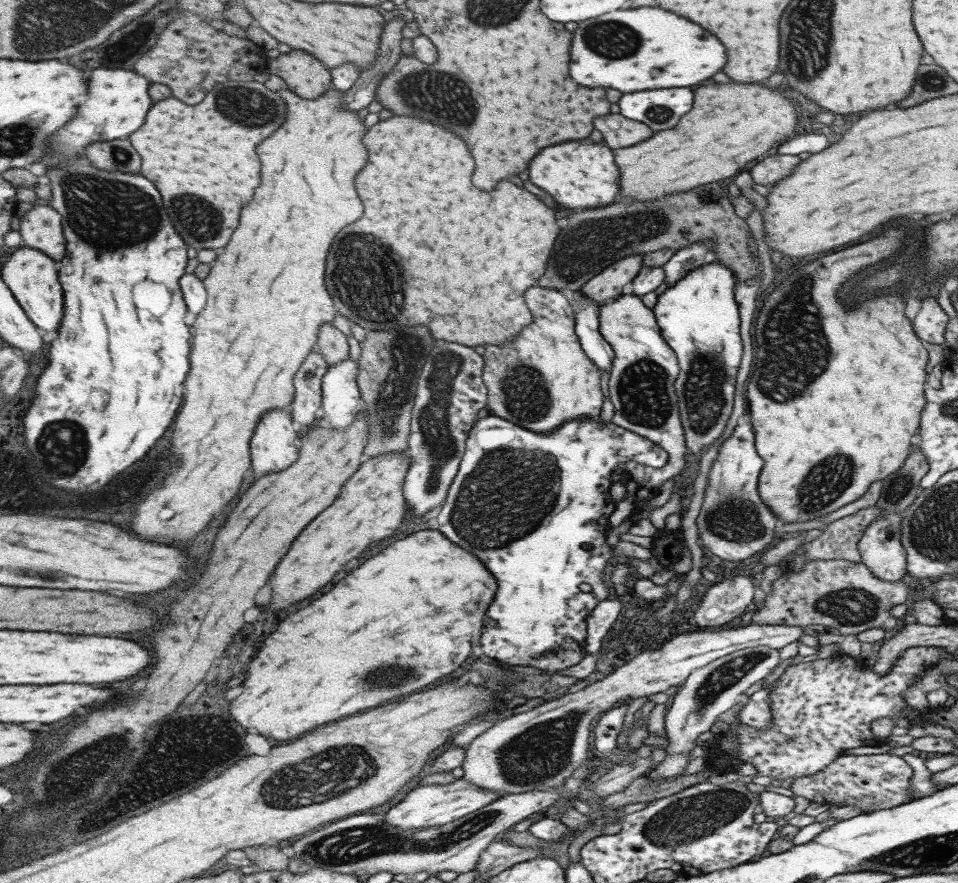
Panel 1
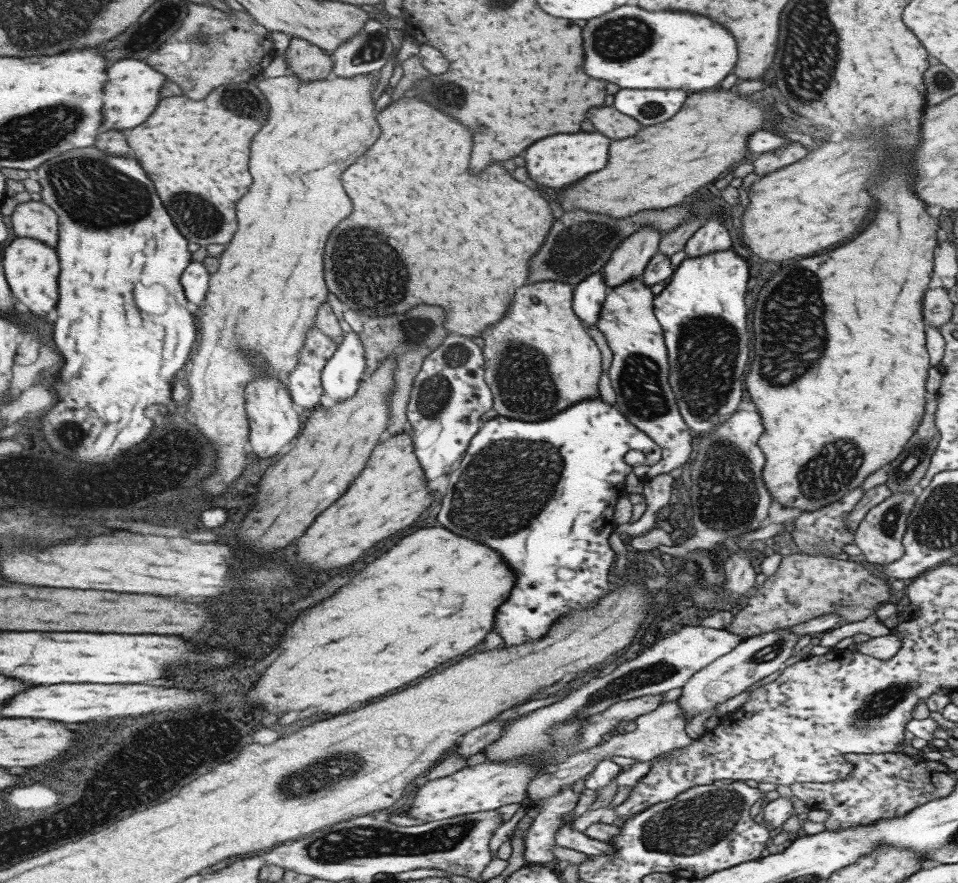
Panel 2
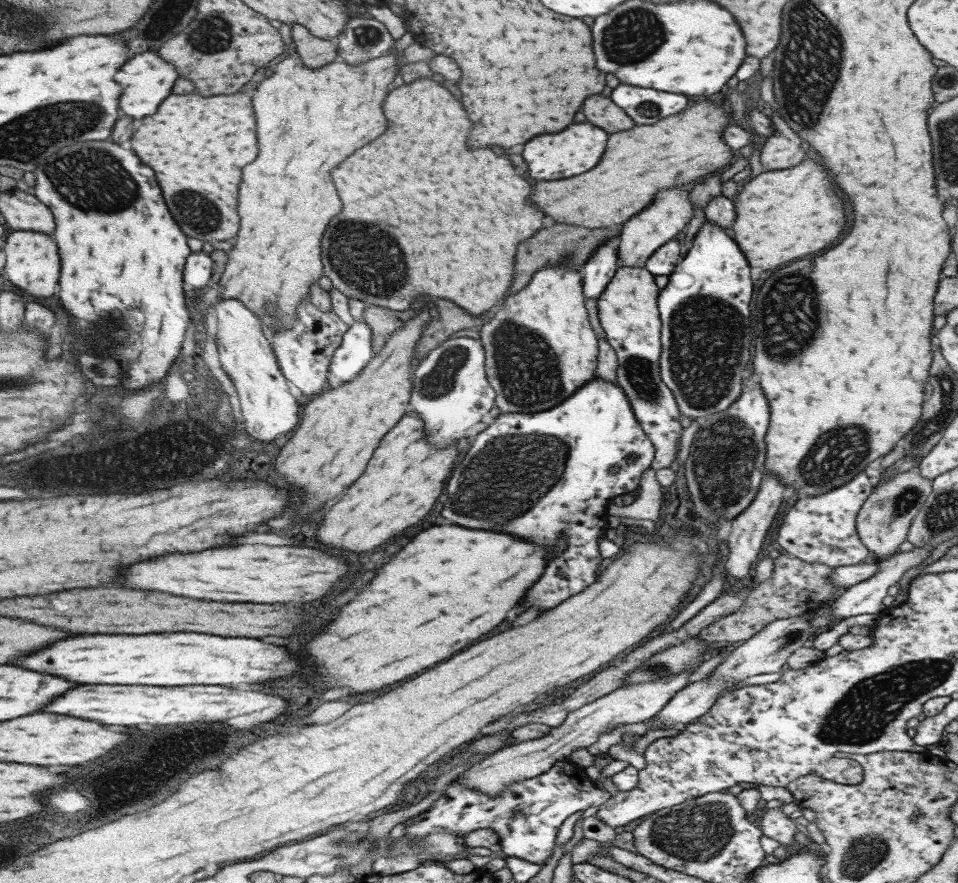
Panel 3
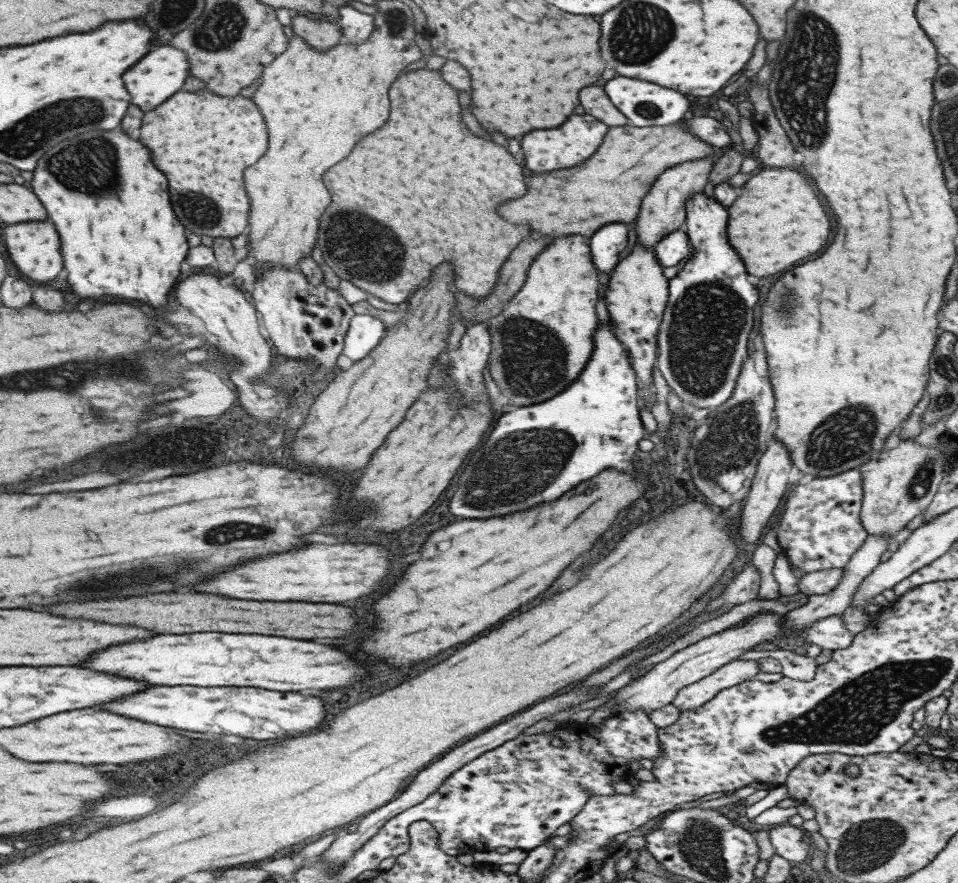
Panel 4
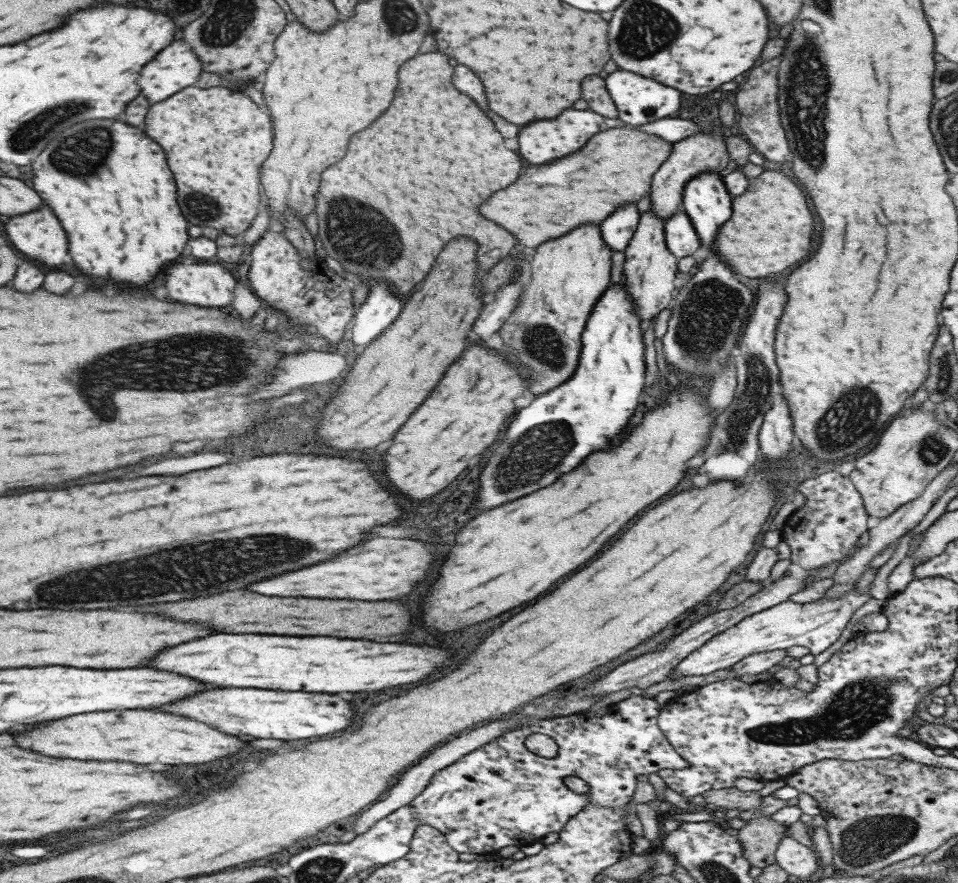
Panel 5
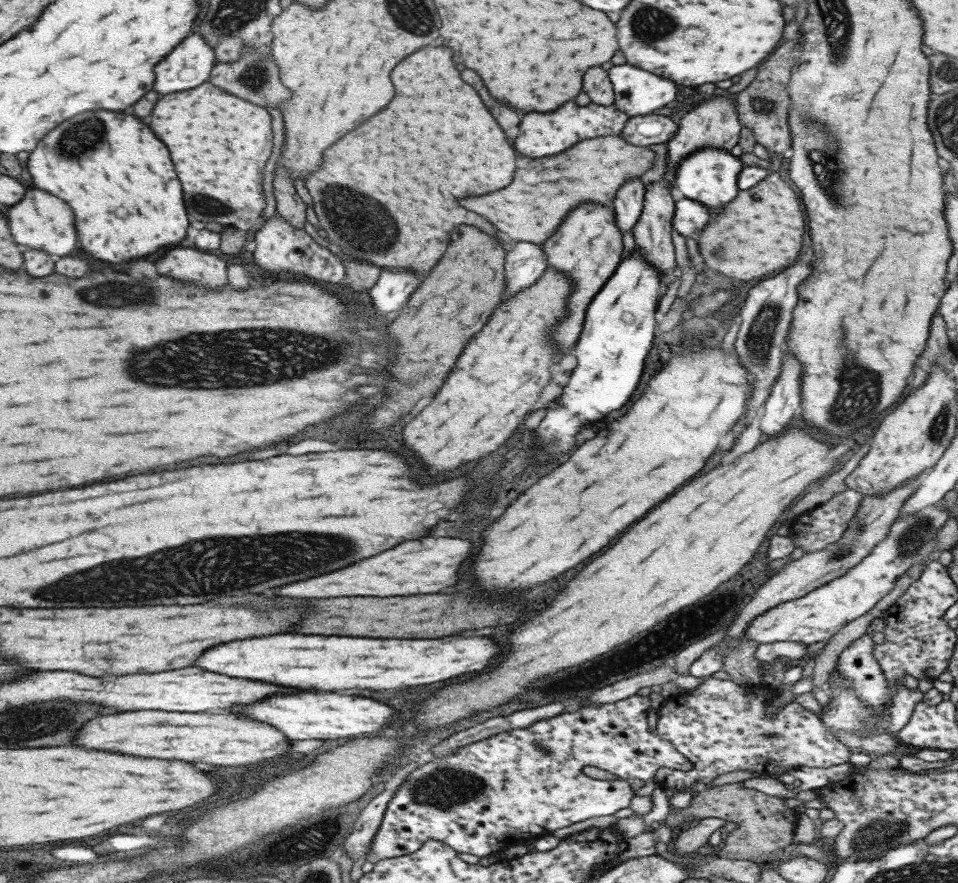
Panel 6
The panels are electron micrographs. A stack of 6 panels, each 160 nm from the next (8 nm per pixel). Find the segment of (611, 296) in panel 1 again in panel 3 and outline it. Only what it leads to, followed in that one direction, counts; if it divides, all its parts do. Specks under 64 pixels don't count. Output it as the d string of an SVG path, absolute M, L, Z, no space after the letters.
M681 185L673 190L663 190L657 198L648 204L645 209L630 216L623 225L619 226L617 237L617 262L619 267L644 267L651 254L665 245L670 239L688 225L693 215L690 201L691 185Z

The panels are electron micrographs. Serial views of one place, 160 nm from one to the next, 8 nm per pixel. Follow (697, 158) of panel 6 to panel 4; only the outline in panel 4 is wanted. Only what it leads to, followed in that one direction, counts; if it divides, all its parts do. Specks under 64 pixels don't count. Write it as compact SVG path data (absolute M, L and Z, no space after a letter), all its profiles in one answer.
M703 191L689 197L685 209L685 235L690 246L689 260L677 271L675 277L668 280L667 302L656 334L658 346L657 370L666 385L677 395L684 405L698 409L713 410L723 404L730 396L737 375L747 358L747 336L753 326L753 306L759 300L757 288L747 282L747 274L739 256L731 250L725 236L727 212L714 199Z

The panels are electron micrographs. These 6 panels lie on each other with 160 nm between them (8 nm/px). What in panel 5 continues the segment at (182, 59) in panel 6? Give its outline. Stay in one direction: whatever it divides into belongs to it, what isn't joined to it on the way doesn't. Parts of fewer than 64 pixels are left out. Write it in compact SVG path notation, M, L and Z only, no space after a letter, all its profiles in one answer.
M175 40L161 52L157 52L149 64L143 66L143 70L137 78L137 86L141 88L141 96L145 96L151 102L159 102L159 100L165 100L167 96L179 92L181 88L191 86L199 78L199 74L201 74L201 64L195 58L195 54L189 50L189 46L185 46L183 40Z

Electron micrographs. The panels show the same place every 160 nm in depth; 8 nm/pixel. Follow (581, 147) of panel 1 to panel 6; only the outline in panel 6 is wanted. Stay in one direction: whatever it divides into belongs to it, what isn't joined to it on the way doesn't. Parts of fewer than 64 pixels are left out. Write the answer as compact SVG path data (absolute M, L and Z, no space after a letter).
M565 102L563 106L559 106L557 110L553 110L549 114L537 114L537 112L525 114L523 120L519 122L519 134L513 140L513 148L517 152L521 152L523 156L529 156L529 158L559 154L565 148L569 148L569 146L577 144L579 140L585 140L585 138L619 135L627 119L628 116L617 110L614 105L595 106L595 104L587 104L587 106L575 106L573 102Z

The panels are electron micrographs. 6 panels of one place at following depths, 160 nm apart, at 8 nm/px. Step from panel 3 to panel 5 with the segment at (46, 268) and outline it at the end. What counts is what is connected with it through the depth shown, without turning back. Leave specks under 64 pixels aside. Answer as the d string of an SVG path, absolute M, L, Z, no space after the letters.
M49 206L11 218L7 234L17 250L49 268L59 268L69 256L69 236Z

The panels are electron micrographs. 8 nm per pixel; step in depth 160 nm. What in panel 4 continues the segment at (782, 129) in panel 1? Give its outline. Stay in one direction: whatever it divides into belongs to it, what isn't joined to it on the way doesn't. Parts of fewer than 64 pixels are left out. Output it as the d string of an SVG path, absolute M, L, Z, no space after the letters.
M679 122L671 126L653 126L653 128L633 128L633 126L609 128L599 148L593 152L593 156L589 156L587 162L583 162L581 166L573 166L569 170L533 174L527 180L525 194L521 198L503 202L497 208L497 214L501 214L501 218L513 224L529 224L529 228L539 236L557 238L557 236L564 237L565 234L581 235L587 239L607 222L633 224L640 209L639 200L645 196L651 182L665 168L712 155L711 144L687 134Z

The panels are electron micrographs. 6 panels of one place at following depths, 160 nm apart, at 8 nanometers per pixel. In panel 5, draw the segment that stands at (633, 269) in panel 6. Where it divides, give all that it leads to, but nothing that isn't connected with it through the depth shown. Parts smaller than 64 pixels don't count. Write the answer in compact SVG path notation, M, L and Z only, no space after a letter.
M615 284L607 288L601 298L595 301L581 336L581 348L577 367L567 382L562 382L553 392L541 394L535 400L531 400L529 406L521 408L509 428L505 430L503 438L495 450L489 454L489 462L485 462L483 472L479 474L479 492L475 506L477 508L495 508L503 502L511 502L515 498L521 498L537 488L543 488L559 478L559 474L571 472L587 454L595 450L605 450L611 446L611 438L625 432L629 426L629 416L633 408L637 406L637 398L648 384L647 371L645 369L644 346L642 341L642 328L640 318L634 311L634 306L623 284Z

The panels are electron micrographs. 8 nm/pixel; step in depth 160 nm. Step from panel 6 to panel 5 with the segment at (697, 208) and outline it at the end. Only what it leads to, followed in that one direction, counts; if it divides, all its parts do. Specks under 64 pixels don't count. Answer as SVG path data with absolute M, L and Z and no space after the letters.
M682 208L664 222L663 238L669 254L678 260L691 256L699 248L699 238L695 236L689 217Z

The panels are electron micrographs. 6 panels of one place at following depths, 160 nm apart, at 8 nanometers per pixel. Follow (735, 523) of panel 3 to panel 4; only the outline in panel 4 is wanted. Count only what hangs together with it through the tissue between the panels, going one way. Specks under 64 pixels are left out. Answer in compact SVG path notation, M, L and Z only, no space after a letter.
M775 437L768 440L765 452L759 457L754 475L751 479L750 488L746 494L745 506L739 511L739 538L745 542L756 542L763 530L764 524L769 522L769 518L773 516L774 508L779 507L783 502L783 495L787 487L787 474L791 470L791 462L789 462L789 454L785 450L785 446L781 446L781 442L777 442Z

